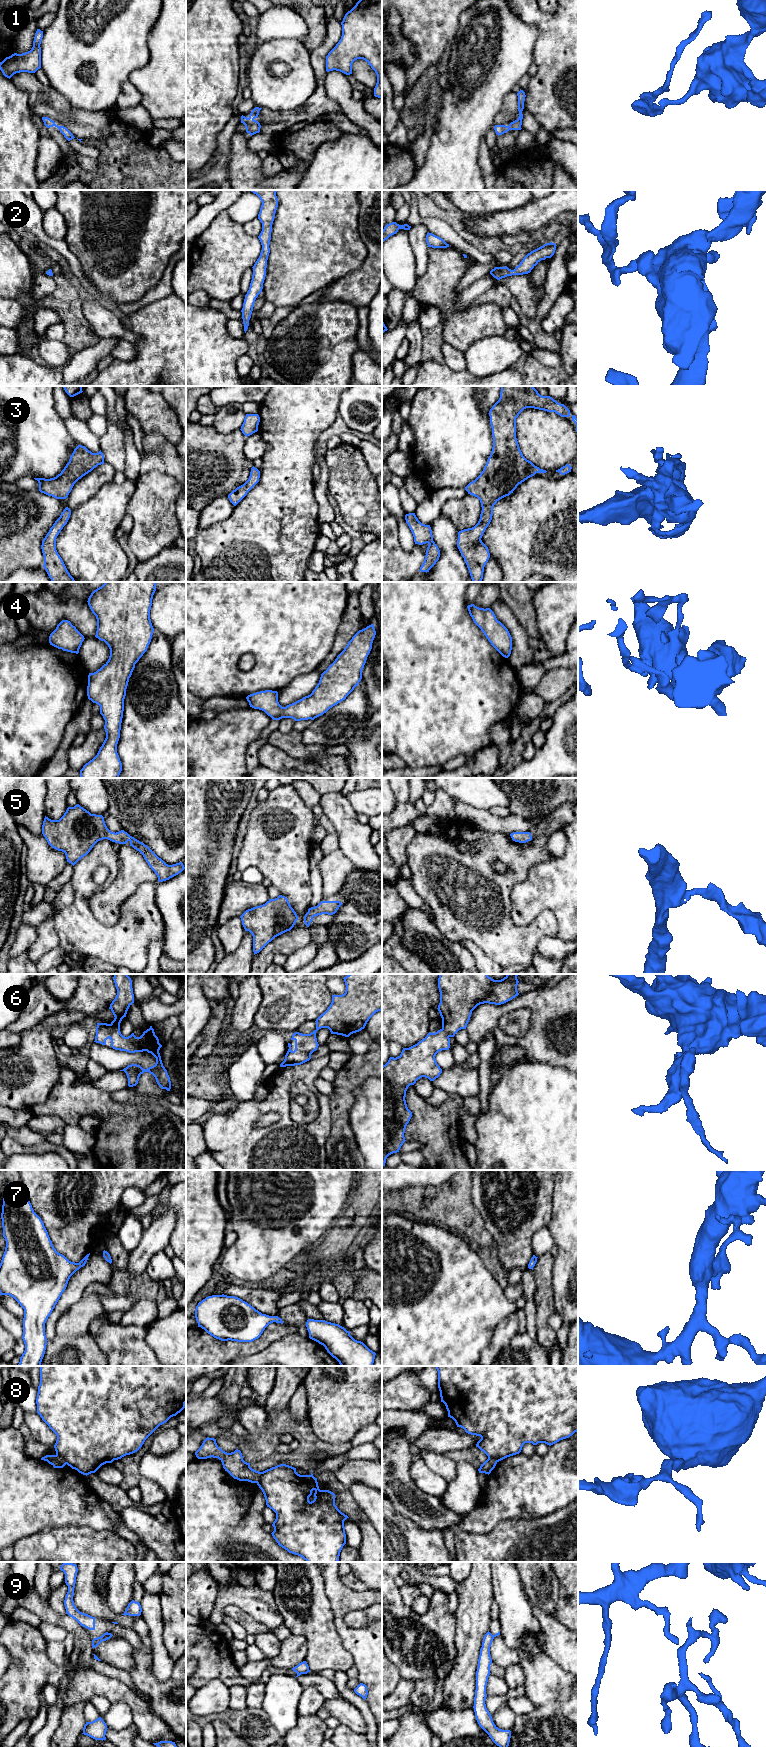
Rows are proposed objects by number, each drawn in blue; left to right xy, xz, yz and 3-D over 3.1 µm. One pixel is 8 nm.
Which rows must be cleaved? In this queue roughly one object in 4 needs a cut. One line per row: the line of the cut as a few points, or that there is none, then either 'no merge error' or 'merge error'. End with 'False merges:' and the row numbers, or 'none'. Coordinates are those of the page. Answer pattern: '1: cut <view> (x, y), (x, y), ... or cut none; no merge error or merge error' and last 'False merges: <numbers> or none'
1: cut none; no merge error
2: cut none; no merge error
3: cut none; no merge error
4: cut none; no merge error
5: cut none; no merge error
6: cut none; no merge error
7: cut none; no merge error
8: cut xy (56, 1454), (66, 1463); merge error
9: cut xz (297, 1673), (300, 1674); merge error
False merges: 8, 9

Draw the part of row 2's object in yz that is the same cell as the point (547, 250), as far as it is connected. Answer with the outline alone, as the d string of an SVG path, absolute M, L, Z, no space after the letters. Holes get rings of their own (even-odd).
M546 243L543 246L528 253L514 270L505 267L495 267L490 271L490 274L500 280L507 276L528 274L541 261L546 258L551 258L556 250L555 243Z

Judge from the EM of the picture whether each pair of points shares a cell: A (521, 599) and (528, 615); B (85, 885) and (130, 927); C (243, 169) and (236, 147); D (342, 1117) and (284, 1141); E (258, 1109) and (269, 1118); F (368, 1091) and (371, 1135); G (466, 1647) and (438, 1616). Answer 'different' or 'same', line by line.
A: same
B: same
C: same
D: different
E: different
F: same
G: different

